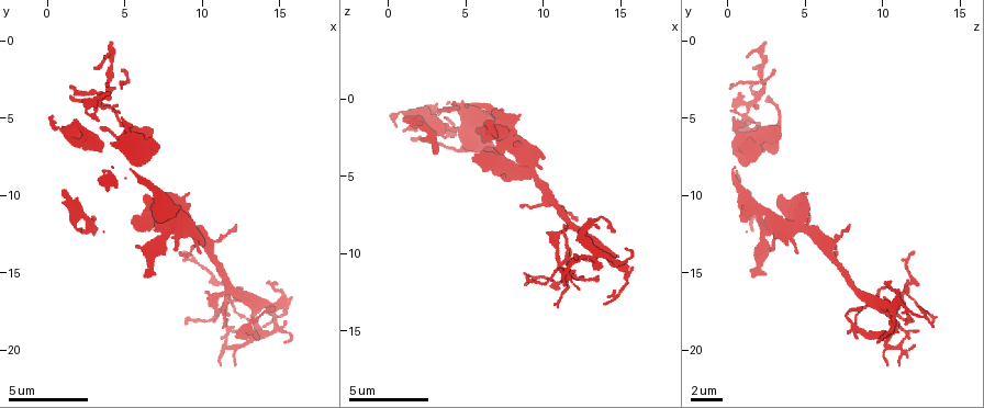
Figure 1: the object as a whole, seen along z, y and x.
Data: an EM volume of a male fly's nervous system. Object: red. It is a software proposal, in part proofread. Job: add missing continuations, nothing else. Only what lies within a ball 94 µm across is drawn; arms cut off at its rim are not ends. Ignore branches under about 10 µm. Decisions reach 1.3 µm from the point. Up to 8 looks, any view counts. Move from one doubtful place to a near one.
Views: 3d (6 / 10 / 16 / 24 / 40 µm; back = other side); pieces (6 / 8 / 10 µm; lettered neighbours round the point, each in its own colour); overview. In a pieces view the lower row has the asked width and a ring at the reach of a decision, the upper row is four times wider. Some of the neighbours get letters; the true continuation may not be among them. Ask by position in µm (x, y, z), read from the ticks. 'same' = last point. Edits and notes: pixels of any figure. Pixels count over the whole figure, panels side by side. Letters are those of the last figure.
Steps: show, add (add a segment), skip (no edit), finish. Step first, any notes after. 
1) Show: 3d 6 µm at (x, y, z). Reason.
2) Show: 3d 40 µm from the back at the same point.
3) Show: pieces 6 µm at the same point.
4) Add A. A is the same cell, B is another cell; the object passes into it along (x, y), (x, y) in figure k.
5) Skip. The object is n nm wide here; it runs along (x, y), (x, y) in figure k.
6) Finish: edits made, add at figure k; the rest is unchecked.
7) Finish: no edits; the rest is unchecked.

Show: pieces 8 µm at (9.0, 10.0, 5.0). An open end.

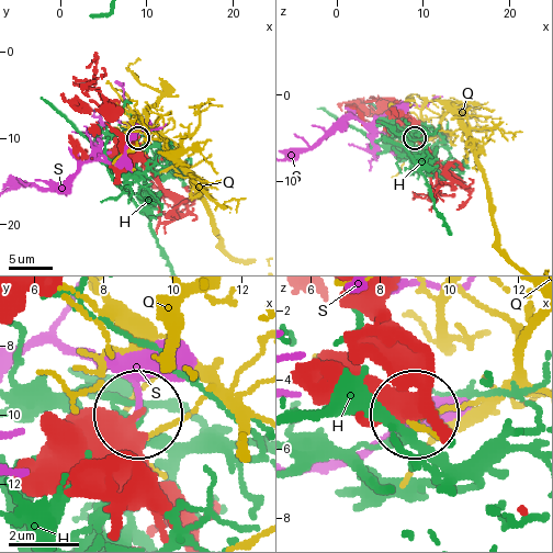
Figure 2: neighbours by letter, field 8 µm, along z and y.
Skip. H, Q and S are other cells; none of them fits.

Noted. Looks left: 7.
Show: 3d 10 µm at (9.0, 18.2, 11.6).

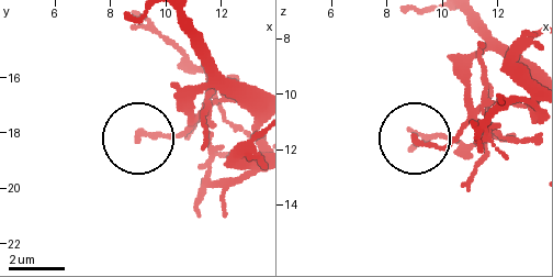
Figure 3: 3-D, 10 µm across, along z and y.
Show: pieces 10 µm at (9.0, 18.2, 11.6).

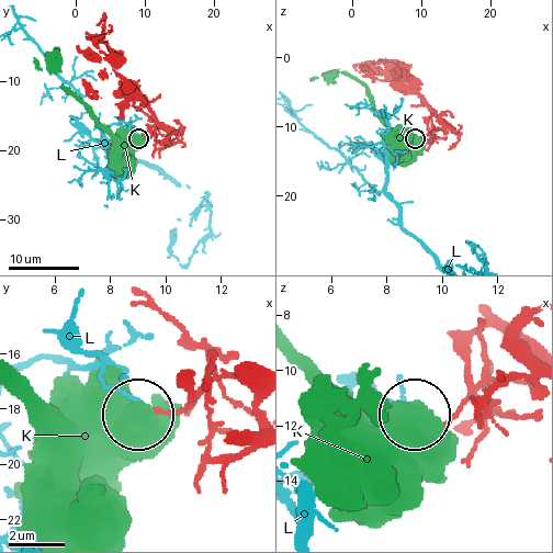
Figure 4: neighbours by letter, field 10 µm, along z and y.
Skip. K and L are other cells; no lettered segment goes on from it.

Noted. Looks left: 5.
Show: 3d 10 µm at (9.0, 13.8, 11.8). Free end.

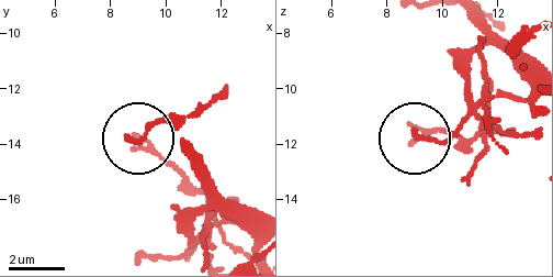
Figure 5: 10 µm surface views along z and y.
Show: pieces 8 µm at the same point.

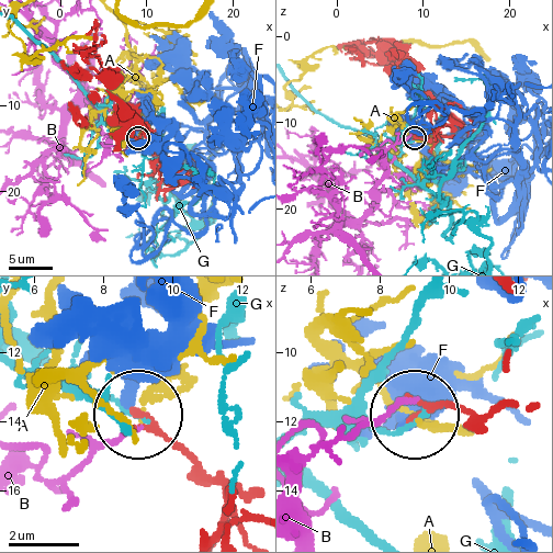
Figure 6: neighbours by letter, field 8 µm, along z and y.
Skip. A, B, F and G are other cells; it runs along (488, 409), (420, 415) in figure 6; none of them fits.

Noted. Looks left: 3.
Show: pieces 8 µm at (12.2, 12.0, 7.6). Branch stops here.

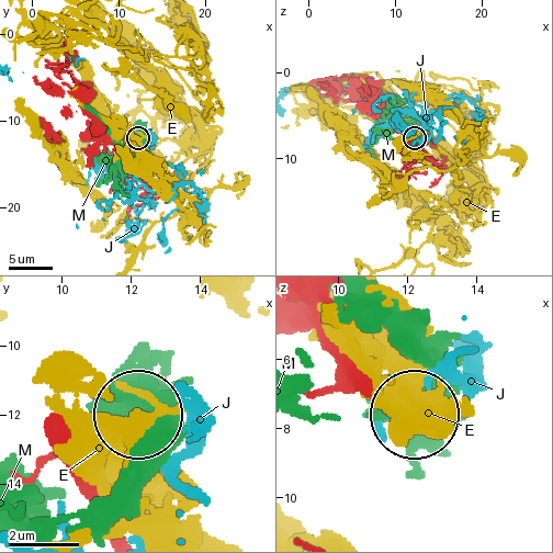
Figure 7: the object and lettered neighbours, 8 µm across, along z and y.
Skip. E, J and M are other cells; none of them fits.

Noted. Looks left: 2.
Finish: no edits; the rest is unchecked.

